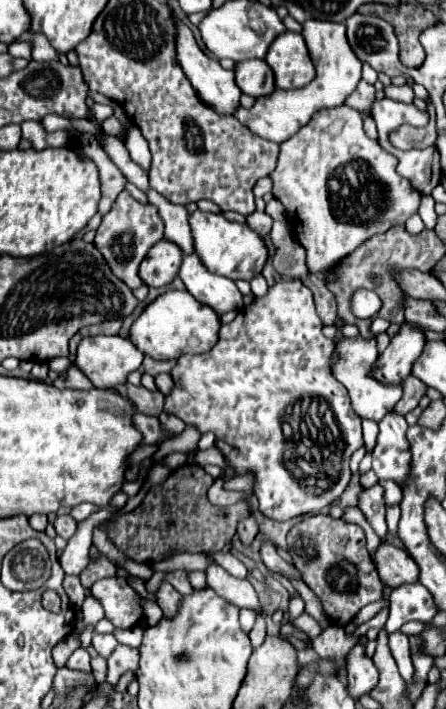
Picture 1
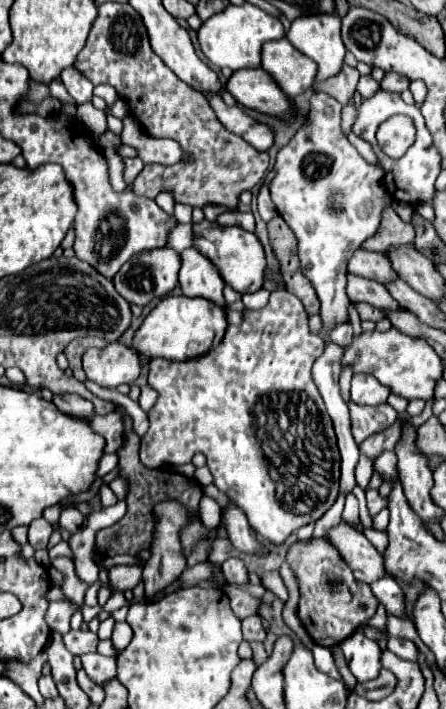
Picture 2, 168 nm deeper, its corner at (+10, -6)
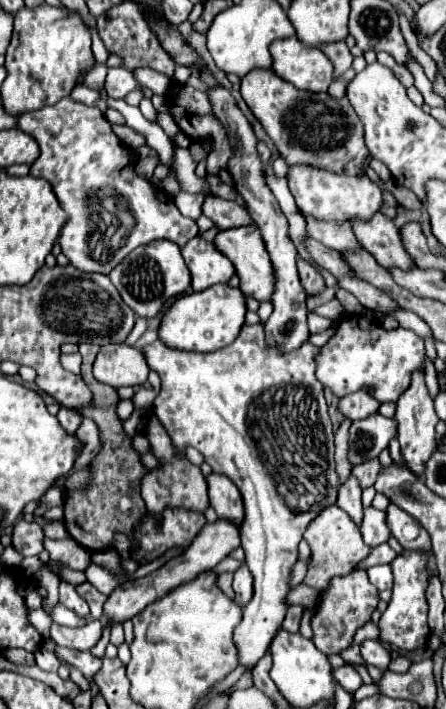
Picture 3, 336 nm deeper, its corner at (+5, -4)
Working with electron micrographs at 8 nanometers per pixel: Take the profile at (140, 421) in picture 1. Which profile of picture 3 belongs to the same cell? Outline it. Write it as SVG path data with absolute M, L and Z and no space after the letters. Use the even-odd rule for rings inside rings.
M91 418L83 420L83 424L75 432L75 436L81 438L81 442L85 442L85 450L81 452L81 458L77 458L77 466L73 470L89 464L101 450L101 430L99 430L99 426Z

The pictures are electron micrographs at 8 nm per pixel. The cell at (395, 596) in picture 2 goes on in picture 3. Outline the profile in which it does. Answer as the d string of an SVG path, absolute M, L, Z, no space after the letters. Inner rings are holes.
M373 566L373 568L367 568L367 574L369 574L369 582L381 592L381 590L389 590L393 586L393 574L389 570L389 566Z

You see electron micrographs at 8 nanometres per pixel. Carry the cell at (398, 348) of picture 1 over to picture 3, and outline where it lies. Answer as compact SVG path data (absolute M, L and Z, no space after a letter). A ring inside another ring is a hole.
M357 390L345 398L341 398L339 408L345 416L349 416L351 420L361 420L367 418L371 414L375 414L379 410L381 402L377 398L373 398L373 394L369 390Z

